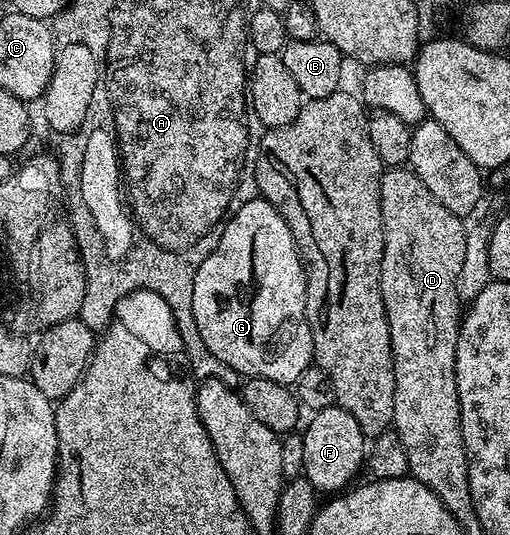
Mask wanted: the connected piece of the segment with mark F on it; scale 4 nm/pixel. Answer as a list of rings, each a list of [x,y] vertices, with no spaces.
[[[330,405],[327,409],[321,409],[310,414],[311,422],[307,429],[302,430],[303,442],[305,443],[305,459],[303,460],[302,476],[307,477],[309,483],[318,490],[320,494],[335,495],[346,490],[356,480],[359,469],[365,465],[365,438],[361,427],[357,427],[357,419],[349,415],[349,411],[340,409],[338,405]]]

